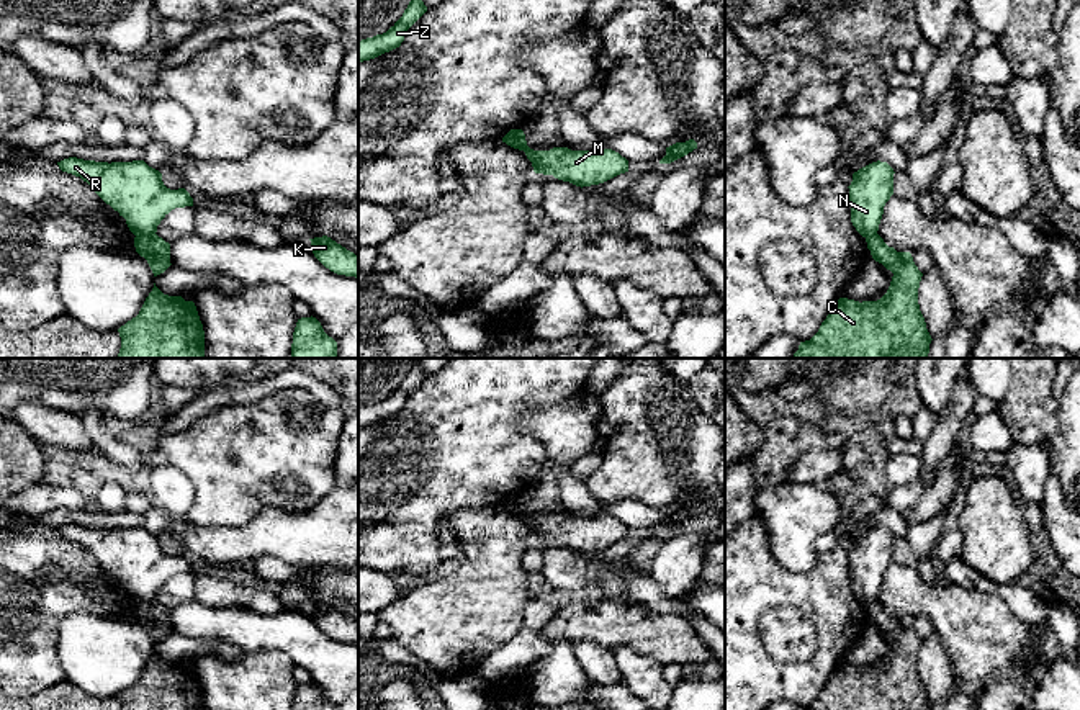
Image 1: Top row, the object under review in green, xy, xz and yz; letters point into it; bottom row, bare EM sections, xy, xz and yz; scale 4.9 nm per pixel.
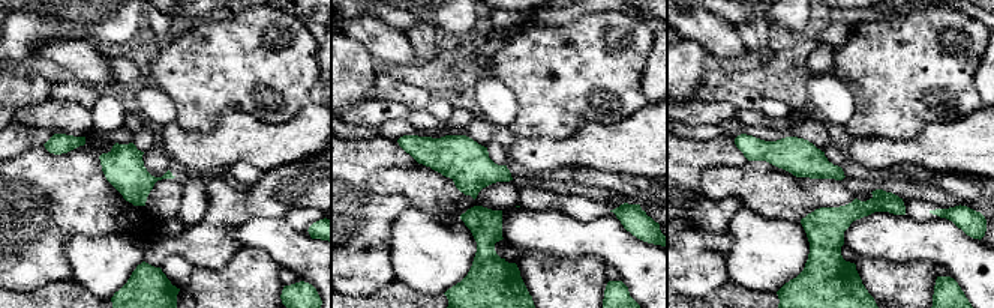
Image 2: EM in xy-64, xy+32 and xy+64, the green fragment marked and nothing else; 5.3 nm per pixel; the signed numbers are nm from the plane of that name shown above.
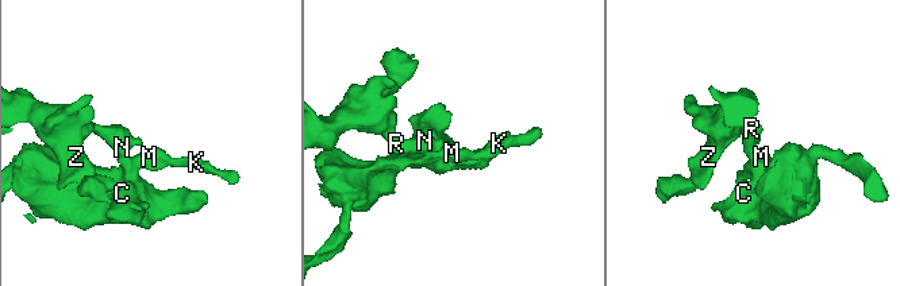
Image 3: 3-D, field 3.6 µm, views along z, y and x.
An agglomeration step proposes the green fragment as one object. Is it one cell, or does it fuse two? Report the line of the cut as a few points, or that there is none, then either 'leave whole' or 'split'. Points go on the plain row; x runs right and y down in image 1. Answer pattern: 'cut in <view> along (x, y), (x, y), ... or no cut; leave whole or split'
cut in xy along (154, 599), (136, 602); split

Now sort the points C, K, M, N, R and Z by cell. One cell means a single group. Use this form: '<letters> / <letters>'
C K M / N R Z

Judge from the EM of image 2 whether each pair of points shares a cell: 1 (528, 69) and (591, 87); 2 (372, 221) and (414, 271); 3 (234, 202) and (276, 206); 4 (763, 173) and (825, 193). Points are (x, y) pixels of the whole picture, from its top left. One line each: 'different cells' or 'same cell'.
1: same cell
2: different cells
3: same cell
4: same cell

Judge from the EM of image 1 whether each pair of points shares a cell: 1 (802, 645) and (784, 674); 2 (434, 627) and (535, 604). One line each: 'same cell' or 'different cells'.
1: different cells
2: different cells

